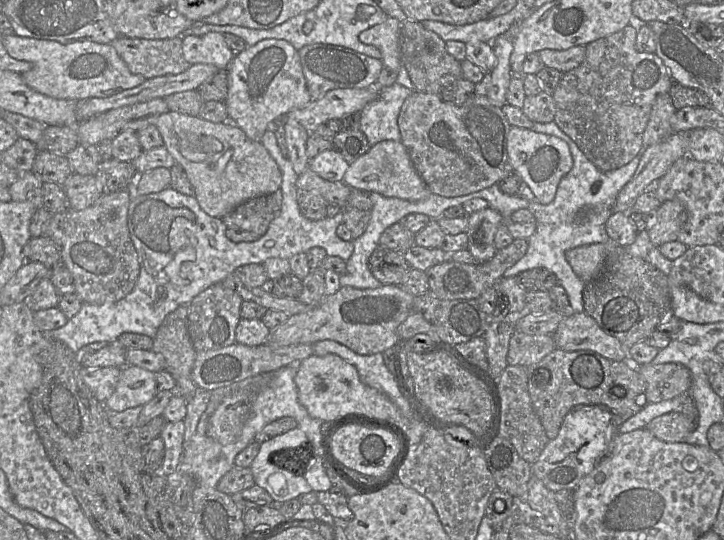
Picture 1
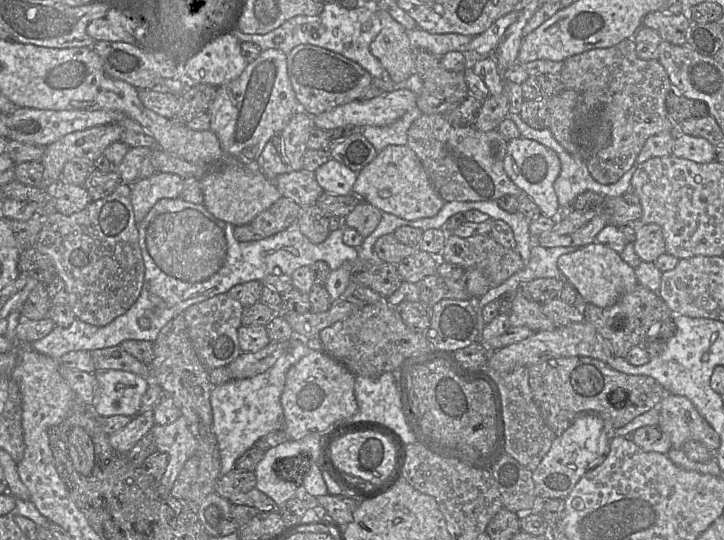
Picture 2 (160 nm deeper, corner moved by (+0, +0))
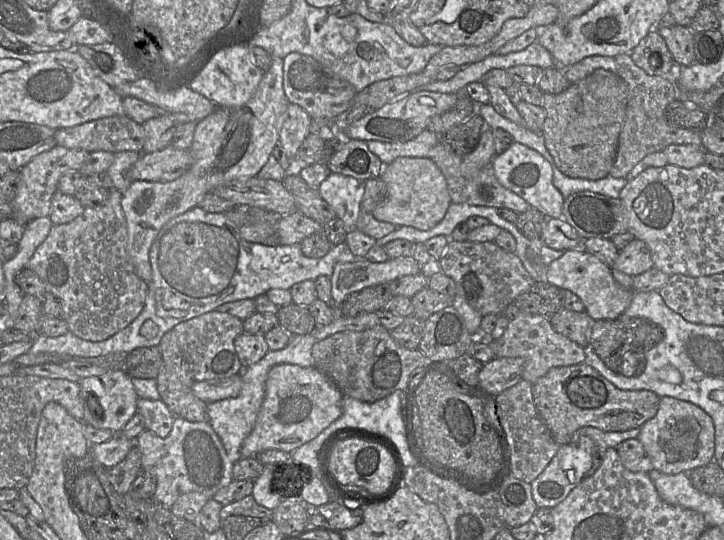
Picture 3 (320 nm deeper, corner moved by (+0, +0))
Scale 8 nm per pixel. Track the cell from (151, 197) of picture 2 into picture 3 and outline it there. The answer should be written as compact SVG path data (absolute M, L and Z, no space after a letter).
M272 57L271 66L264 72L255 93L250 100L241 107L217 109L197 122L189 152L192 163L189 169L179 178L168 181L135 180L122 195L121 206L127 223L127 253L134 267L135 273L147 284L152 278L149 261L150 248L162 227L172 218L198 206L199 200L208 192L232 181L246 180L257 176L266 164L273 148L278 144L279 125L286 112L289 101L283 90L283 59Z

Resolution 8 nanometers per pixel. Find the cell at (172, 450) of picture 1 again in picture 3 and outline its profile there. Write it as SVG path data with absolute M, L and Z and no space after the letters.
M176 416L172 430L167 437L161 438L145 429L135 439L135 444L141 452L142 469L156 478L154 498L166 507L171 508L180 495L189 492L199 492L212 498L219 489L233 480L233 463L228 458L220 438L209 422L190 422Z

